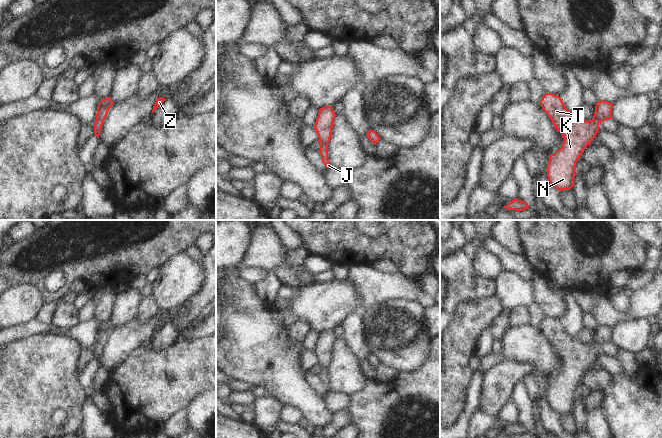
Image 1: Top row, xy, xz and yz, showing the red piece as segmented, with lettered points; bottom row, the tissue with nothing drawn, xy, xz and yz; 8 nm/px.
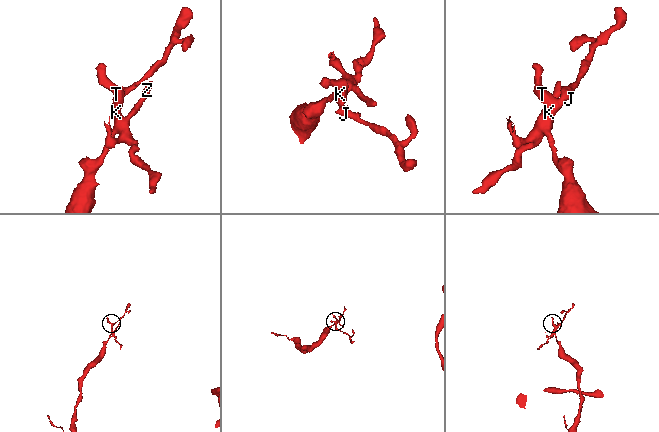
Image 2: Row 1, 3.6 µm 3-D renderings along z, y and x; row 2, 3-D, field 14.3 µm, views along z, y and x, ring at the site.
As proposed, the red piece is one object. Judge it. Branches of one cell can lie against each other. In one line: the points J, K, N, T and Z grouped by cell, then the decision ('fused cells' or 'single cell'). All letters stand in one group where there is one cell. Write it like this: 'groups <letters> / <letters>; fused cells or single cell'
groups J K N T Z; single cell

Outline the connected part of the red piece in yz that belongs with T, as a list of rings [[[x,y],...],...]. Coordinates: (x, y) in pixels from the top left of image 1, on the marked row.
[[[546,93],[539,105],[564,138],[561,148],[549,155],[546,170],[548,181],[559,191],[571,189],[574,186],[576,163],[584,149],[596,137],[599,124],[612,119],[613,104],[598,101],[593,119],[588,121],[570,112],[562,99],[552,93]]]

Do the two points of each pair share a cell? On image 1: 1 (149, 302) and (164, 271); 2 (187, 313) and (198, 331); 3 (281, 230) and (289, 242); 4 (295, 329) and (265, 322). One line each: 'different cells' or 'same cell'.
1: different cells
2: different cells
3: same cell
4: different cells

